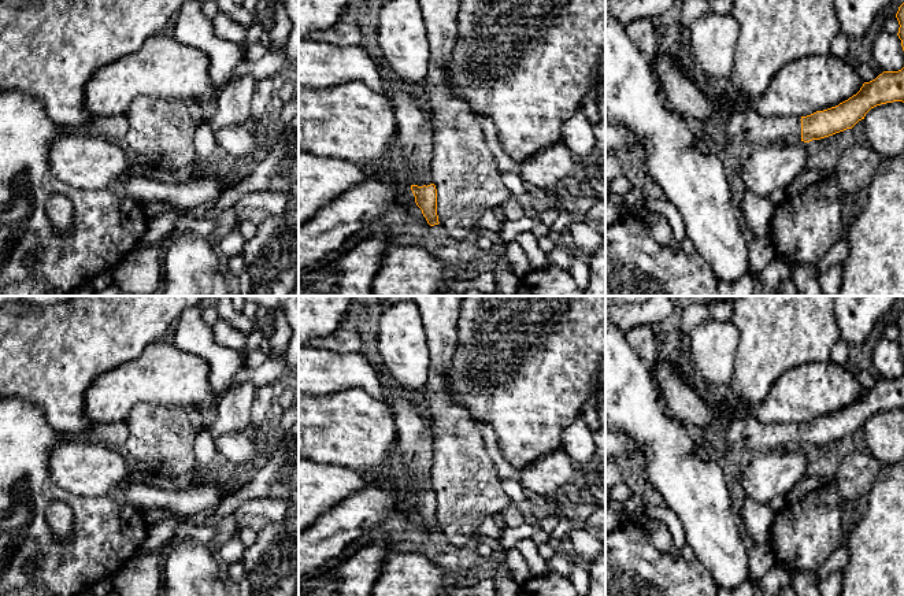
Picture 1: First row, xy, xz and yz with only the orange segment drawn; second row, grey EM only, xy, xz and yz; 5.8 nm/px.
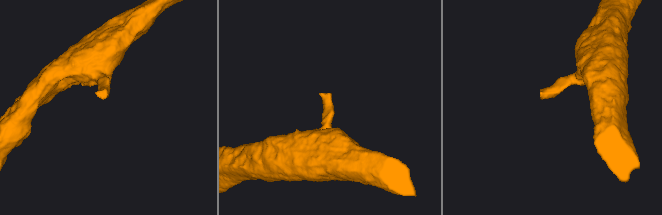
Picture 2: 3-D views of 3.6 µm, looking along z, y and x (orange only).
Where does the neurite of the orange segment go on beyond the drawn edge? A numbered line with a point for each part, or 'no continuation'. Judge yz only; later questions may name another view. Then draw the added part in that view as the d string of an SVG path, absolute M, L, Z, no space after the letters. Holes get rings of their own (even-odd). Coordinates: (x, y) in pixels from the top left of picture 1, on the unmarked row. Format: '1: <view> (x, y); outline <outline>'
1: yz (747, 433); outline M744 417L726 422L718 434L733 451L770 452L801 448L801 425L762 422Z

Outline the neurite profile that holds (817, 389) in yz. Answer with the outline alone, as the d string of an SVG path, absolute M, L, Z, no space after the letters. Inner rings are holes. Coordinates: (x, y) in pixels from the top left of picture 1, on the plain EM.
M660 355L651 369L651 375L657 388L666 417L696 434L718 433L726 422L744 417L771 423L807 423L838 412L856 401L864 390L852 371L833 362L812 362L790 369L777 378L766 400L759 404L751 404L737 397L734 397L733 404L708 404L703 399L703 390L696 381L690 382L686 380L679 373L675 362L663 360Z

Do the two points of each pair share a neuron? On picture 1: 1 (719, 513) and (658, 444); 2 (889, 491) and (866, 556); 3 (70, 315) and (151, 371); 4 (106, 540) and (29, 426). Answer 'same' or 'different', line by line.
1: same
2: same
3: different
4: same

